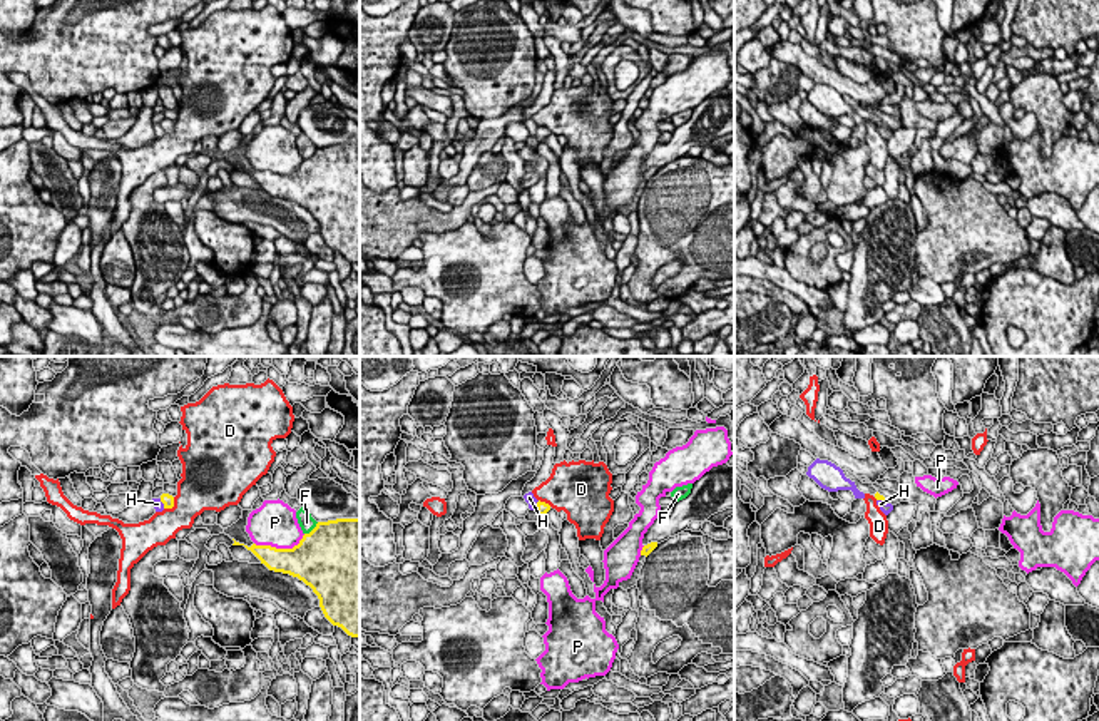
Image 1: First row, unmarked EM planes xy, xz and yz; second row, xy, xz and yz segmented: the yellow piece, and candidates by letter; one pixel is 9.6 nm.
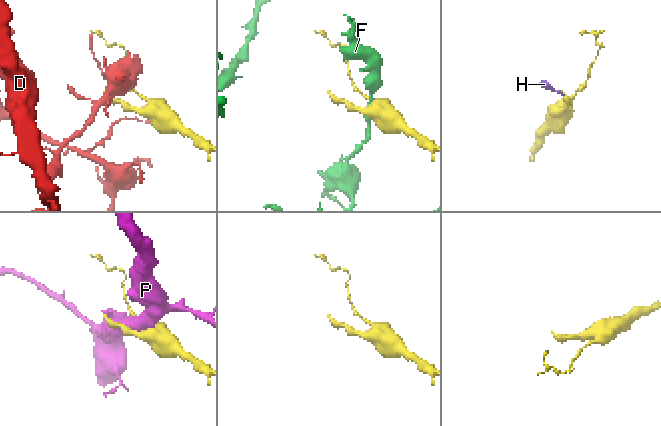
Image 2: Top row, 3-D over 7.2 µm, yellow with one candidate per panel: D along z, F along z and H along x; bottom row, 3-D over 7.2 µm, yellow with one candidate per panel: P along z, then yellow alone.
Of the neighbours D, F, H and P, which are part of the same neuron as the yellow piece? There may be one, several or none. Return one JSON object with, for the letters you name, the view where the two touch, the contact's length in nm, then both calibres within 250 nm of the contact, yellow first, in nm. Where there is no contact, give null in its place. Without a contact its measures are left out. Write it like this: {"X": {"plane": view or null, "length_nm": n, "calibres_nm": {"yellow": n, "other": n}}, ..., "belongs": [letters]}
{"belongs": []}

